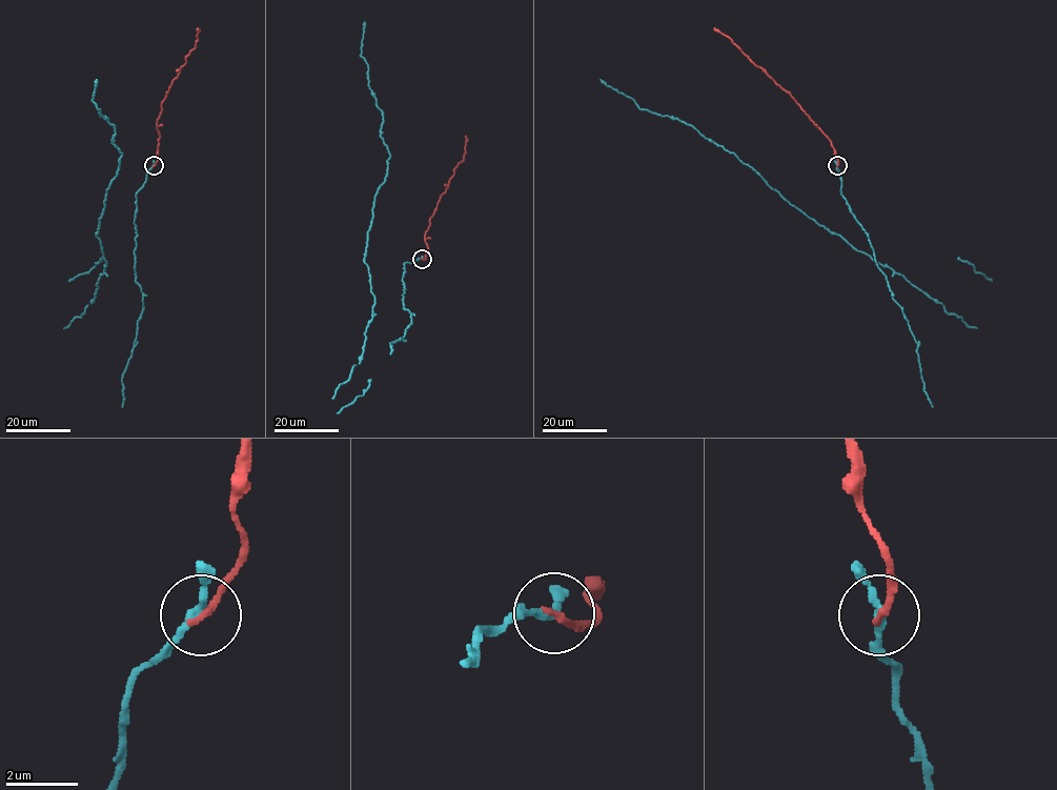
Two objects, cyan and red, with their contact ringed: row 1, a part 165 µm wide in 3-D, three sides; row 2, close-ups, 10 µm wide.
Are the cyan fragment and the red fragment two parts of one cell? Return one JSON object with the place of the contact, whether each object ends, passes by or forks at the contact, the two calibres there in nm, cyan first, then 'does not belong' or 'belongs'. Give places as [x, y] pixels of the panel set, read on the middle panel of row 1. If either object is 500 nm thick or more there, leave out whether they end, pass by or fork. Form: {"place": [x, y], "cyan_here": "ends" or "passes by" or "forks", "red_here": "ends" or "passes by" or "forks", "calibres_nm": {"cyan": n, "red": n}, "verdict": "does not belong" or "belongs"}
{"place": [422, 259], "cyan_here": "passes by", "red_here": "ends", "calibres_nm": {"cyan": 200, "red": 200}, "verdict": "belongs"}

